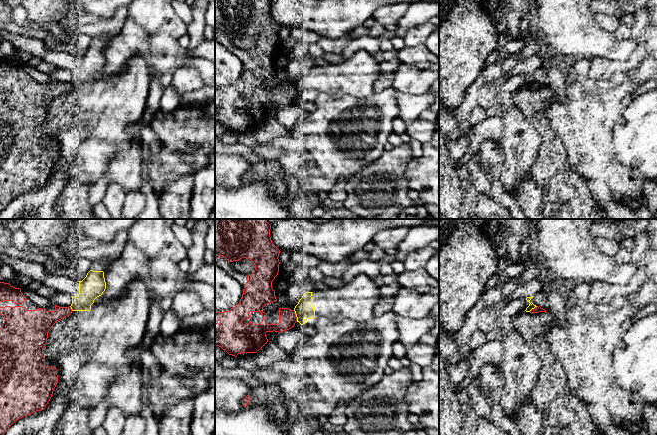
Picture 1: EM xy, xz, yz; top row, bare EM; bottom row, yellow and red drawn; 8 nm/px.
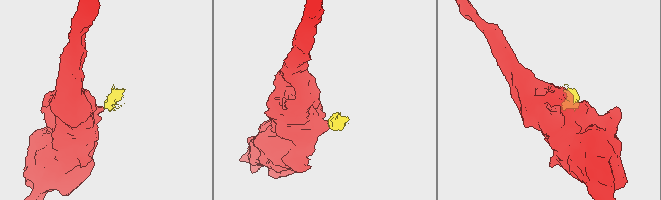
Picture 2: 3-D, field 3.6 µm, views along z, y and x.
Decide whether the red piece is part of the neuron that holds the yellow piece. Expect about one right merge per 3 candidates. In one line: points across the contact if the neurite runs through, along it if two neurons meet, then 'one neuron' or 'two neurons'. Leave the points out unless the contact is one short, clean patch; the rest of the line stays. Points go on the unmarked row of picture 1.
two neurons

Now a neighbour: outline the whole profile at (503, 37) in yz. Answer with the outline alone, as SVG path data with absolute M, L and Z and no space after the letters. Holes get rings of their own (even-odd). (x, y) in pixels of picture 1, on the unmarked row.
M501 26L498 35L498 48L504 47L508 40L509 35L507 34L504 26Z

